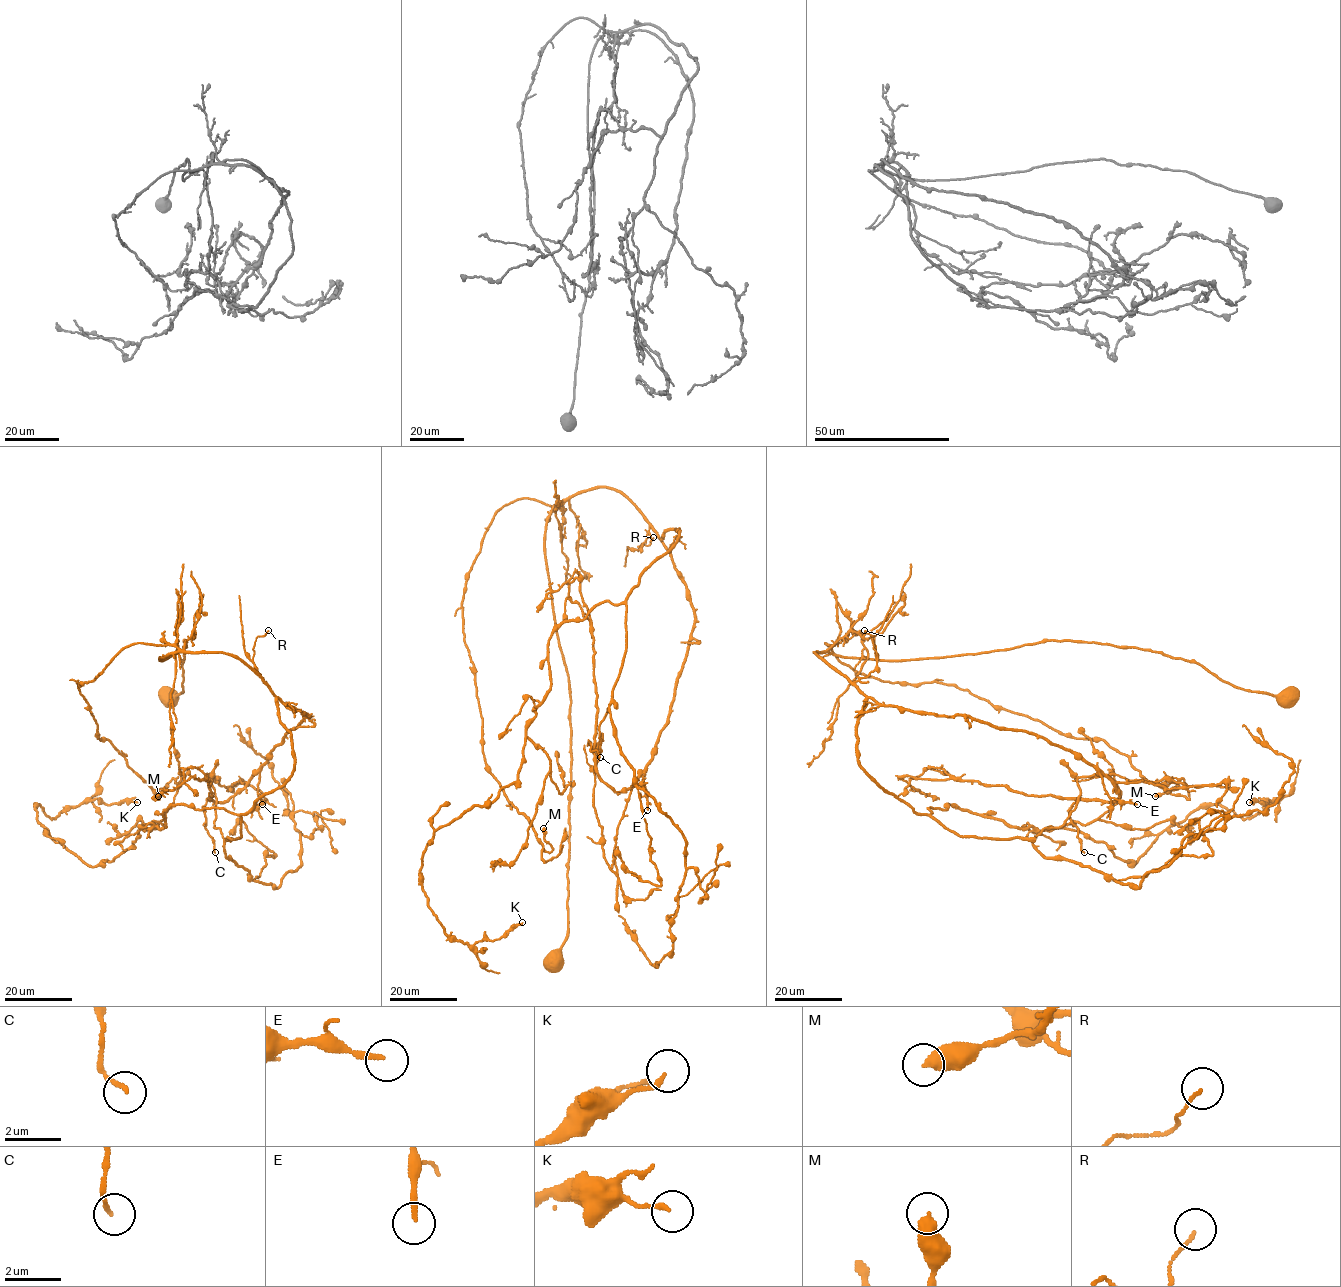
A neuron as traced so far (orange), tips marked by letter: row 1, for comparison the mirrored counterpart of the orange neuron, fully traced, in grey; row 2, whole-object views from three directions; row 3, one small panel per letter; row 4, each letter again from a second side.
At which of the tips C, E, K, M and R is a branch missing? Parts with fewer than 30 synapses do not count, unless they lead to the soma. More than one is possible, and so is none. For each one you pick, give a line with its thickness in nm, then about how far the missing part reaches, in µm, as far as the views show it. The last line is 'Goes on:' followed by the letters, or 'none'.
Goes on: none

